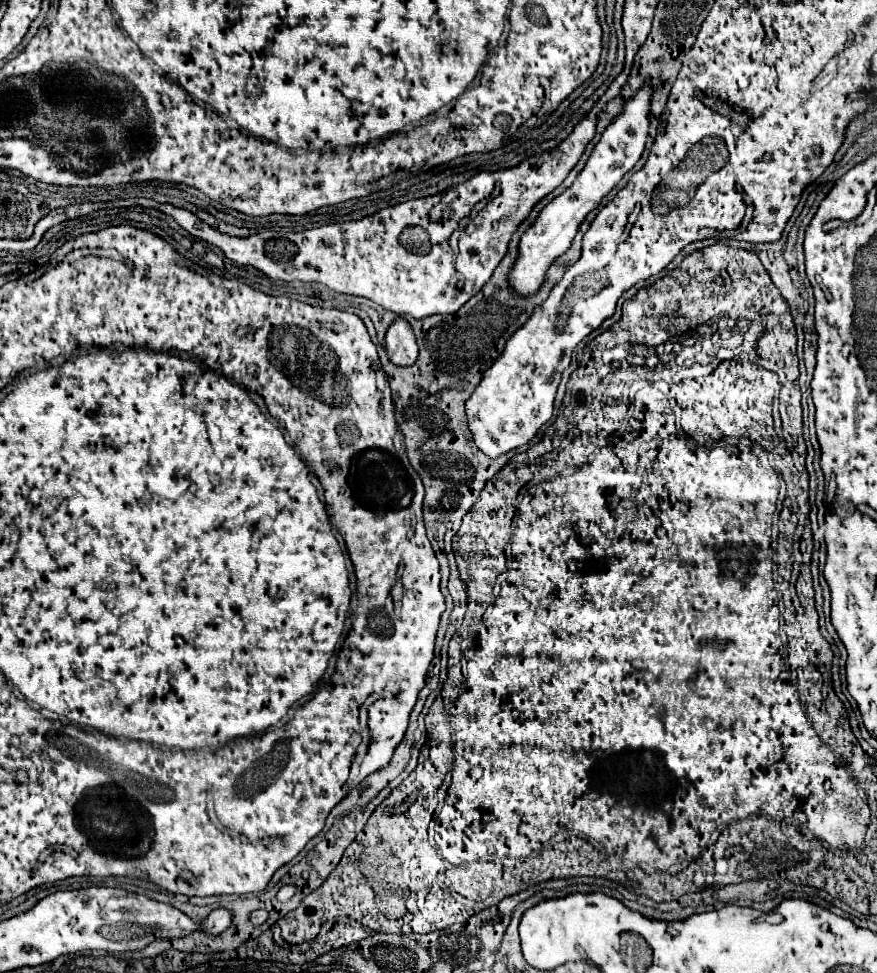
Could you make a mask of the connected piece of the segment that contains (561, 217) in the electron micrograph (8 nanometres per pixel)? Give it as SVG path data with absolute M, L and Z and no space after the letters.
M650 78L644 82L644 86L624 102L622 112L608 124L608 128L602 132L600 140L596 142L586 166L574 180L570 188L566 188L560 196L556 196L552 202L548 202L536 222L522 234L518 242L518 258L514 262L514 268L508 272L508 284L512 290L516 290L518 296L532 296L540 290L544 284L546 270L570 248L578 226L582 220L600 206L604 196L634 168L634 164L640 160L646 140L648 140L648 124L650 124L650 100L652 100L654 88L650 84Z

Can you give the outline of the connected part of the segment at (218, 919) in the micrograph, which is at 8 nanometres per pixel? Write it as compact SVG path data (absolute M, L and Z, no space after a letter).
M216 908L210 912L210 934L222 934L232 924L232 912L226 908Z

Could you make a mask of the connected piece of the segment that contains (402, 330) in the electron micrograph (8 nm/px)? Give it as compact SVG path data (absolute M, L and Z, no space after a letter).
M396 318L384 338L384 348L388 352L390 362L396 366L412 366L418 358L418 344L412 326L404 318Z

